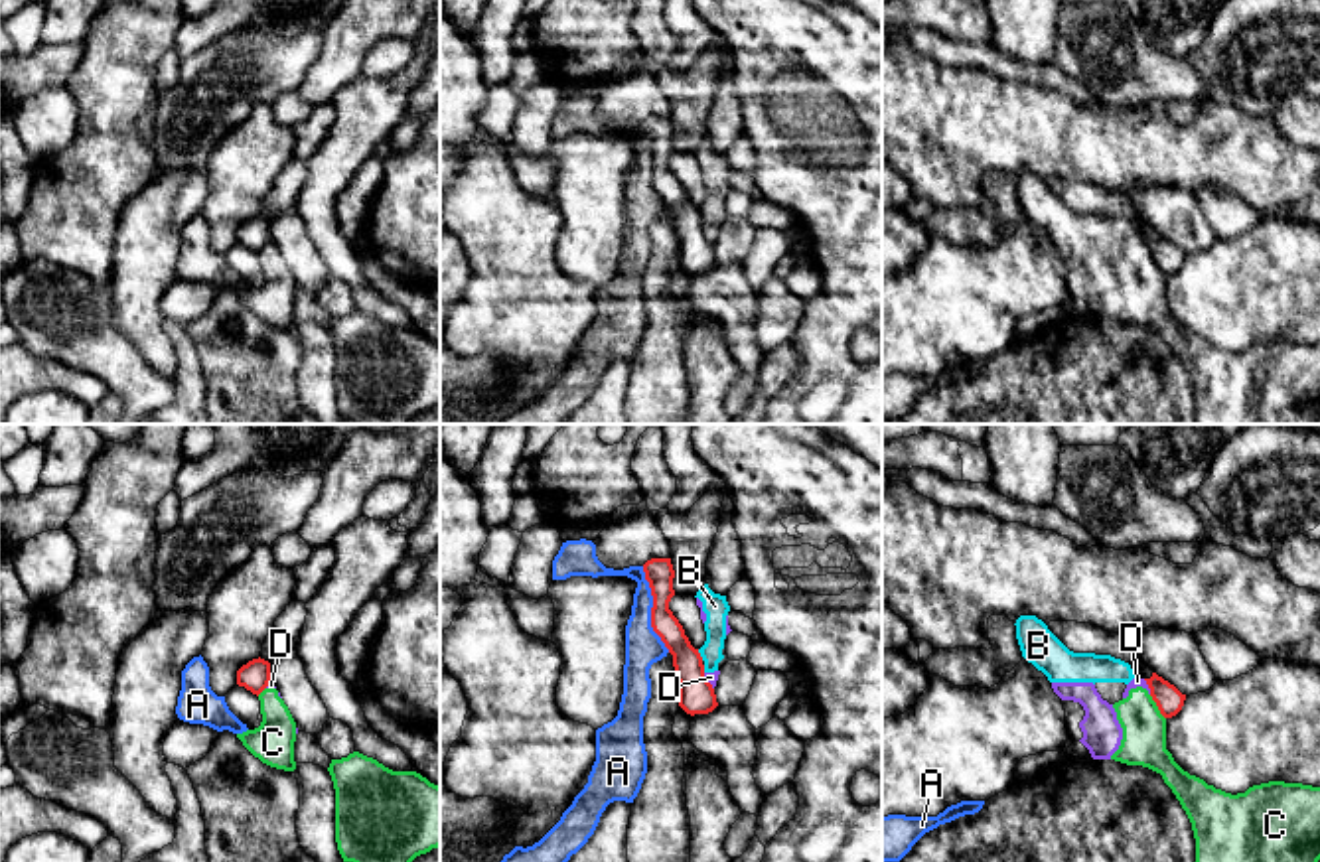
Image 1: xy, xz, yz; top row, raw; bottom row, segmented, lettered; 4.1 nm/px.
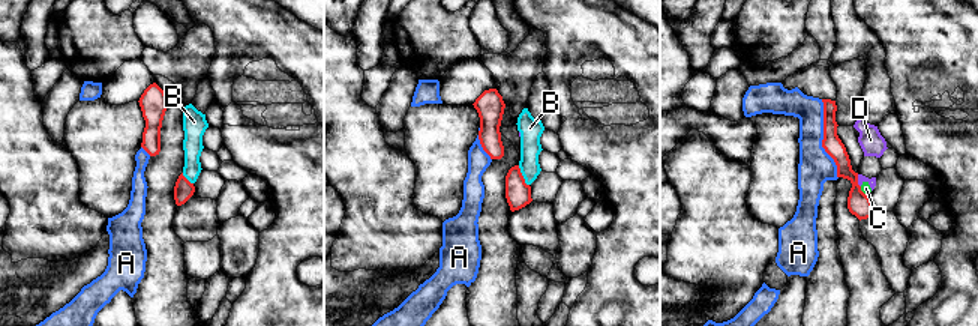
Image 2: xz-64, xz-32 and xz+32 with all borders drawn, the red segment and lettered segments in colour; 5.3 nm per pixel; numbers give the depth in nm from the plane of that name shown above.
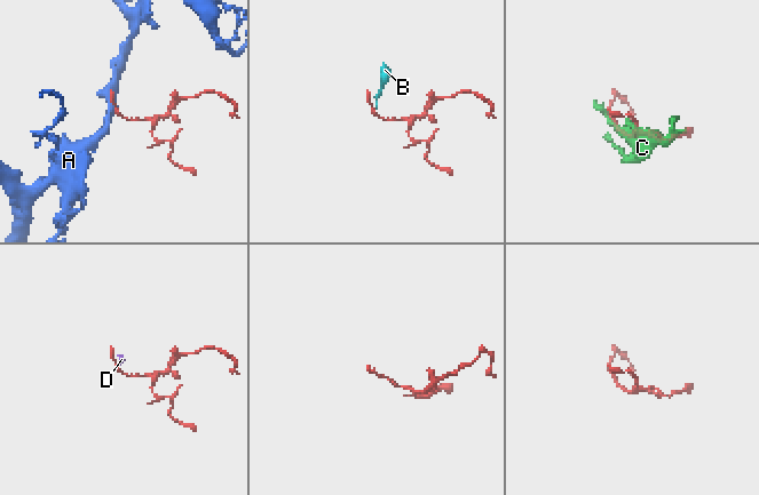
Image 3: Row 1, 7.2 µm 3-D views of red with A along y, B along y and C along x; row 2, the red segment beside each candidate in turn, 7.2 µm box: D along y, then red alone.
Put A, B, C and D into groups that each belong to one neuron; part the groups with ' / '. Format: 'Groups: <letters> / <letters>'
Groups: A / B C D

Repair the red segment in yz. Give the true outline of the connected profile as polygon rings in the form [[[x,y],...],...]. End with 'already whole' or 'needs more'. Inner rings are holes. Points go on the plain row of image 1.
[[[1152,231],[1152,235],[1144,239],[1150,247],[1152,258],[1156,260],[1164,276],[1172,276],[1182,268],[1186,252],[1182,252],[1174,243],[1170,243],[1156,231]]]; already whole

